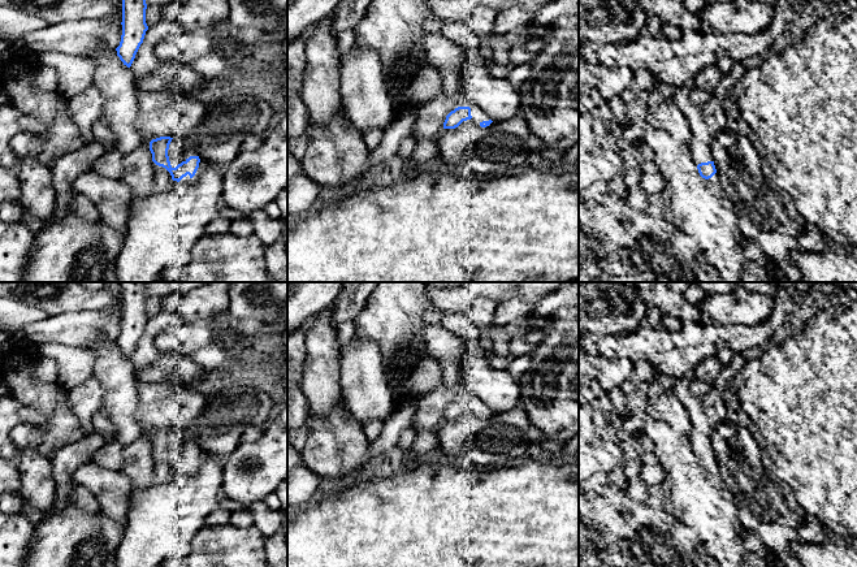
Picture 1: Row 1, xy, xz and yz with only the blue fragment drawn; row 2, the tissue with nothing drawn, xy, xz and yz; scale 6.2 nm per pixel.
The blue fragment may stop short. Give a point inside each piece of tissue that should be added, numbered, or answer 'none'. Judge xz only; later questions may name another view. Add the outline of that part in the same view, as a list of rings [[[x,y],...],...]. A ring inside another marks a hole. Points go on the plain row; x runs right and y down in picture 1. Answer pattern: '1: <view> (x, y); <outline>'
1: xz (477, 406); [[[463,386],[459,391],[458,391],[458,398],[469,398],[471,399],[471,412],[480,417],[480,415],[482,412],[489,412],[490,410],[488,408],[488,406],[476,395],[473,395],[468,388]]]

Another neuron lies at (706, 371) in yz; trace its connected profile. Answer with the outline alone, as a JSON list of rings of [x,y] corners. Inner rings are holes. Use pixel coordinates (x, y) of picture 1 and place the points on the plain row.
[[[707,356],[694,367],[691,376],[692,380],[701,381],[713,386],[720,369],[722,365],[715,359],[715,356]]]

